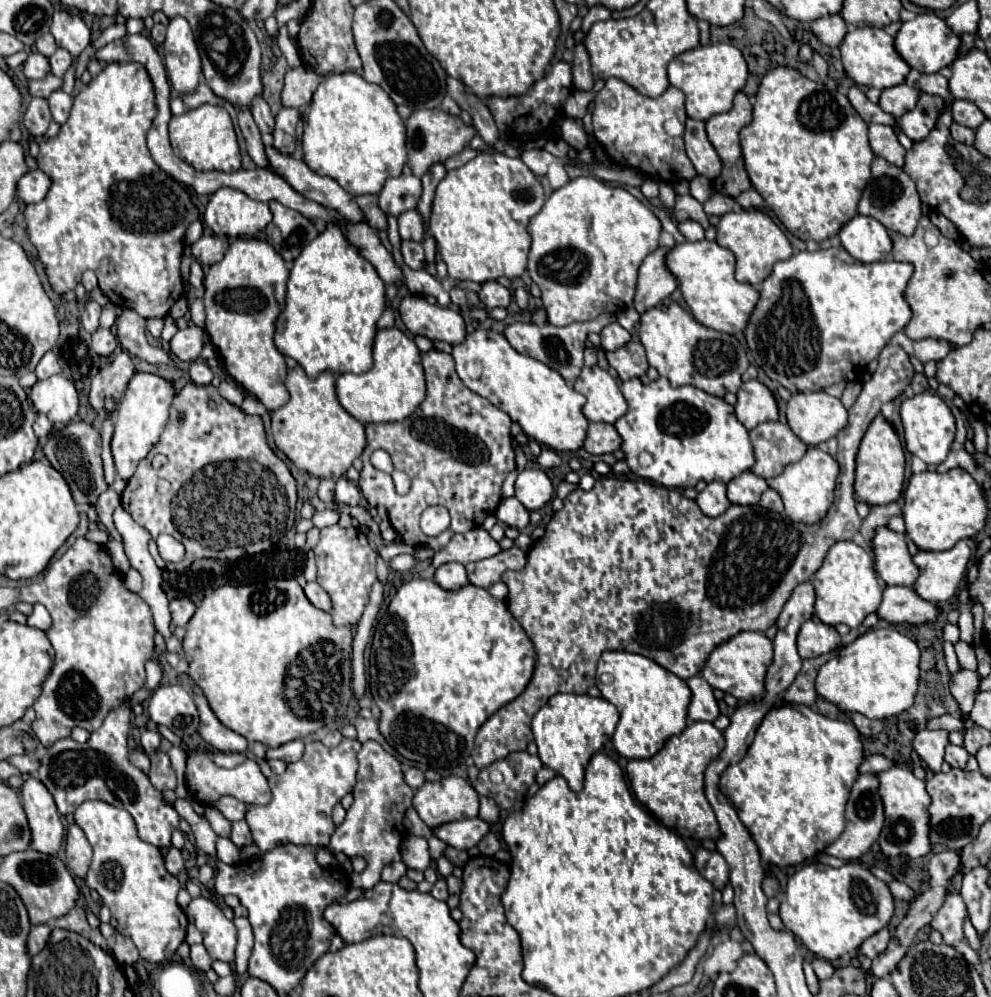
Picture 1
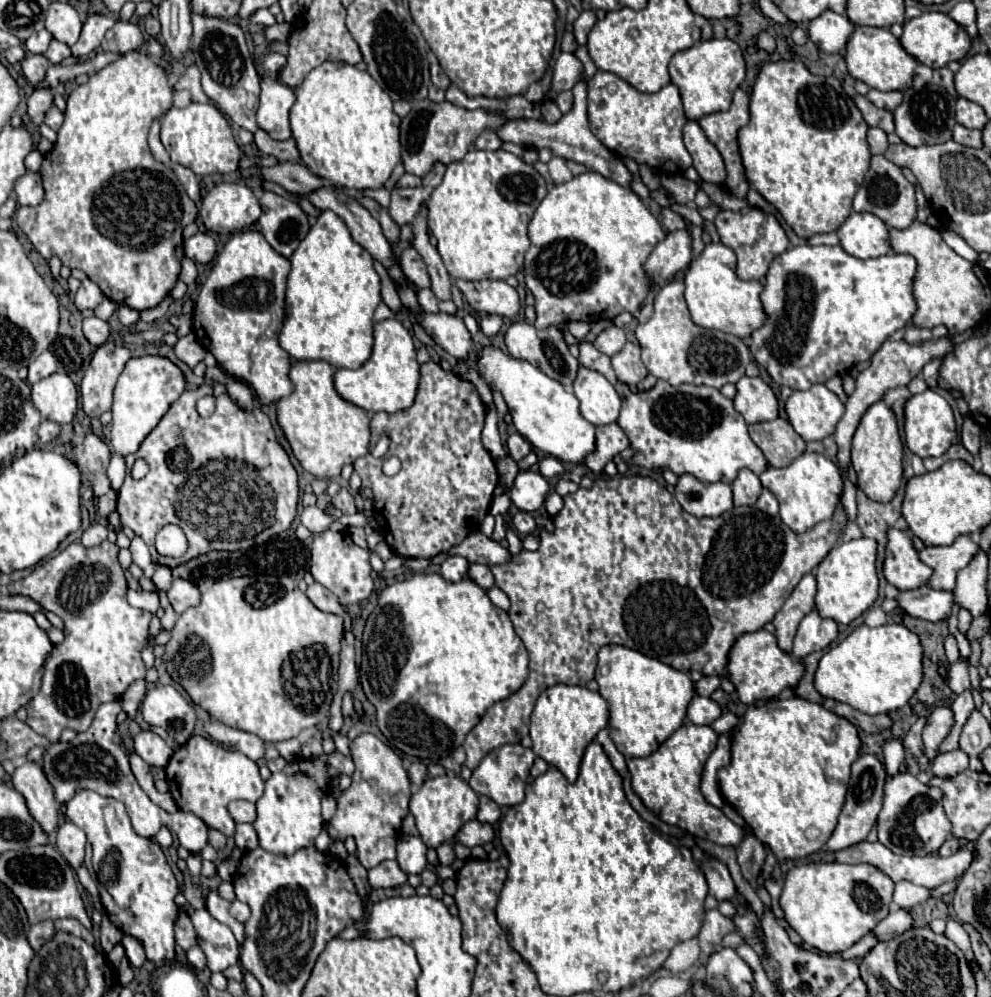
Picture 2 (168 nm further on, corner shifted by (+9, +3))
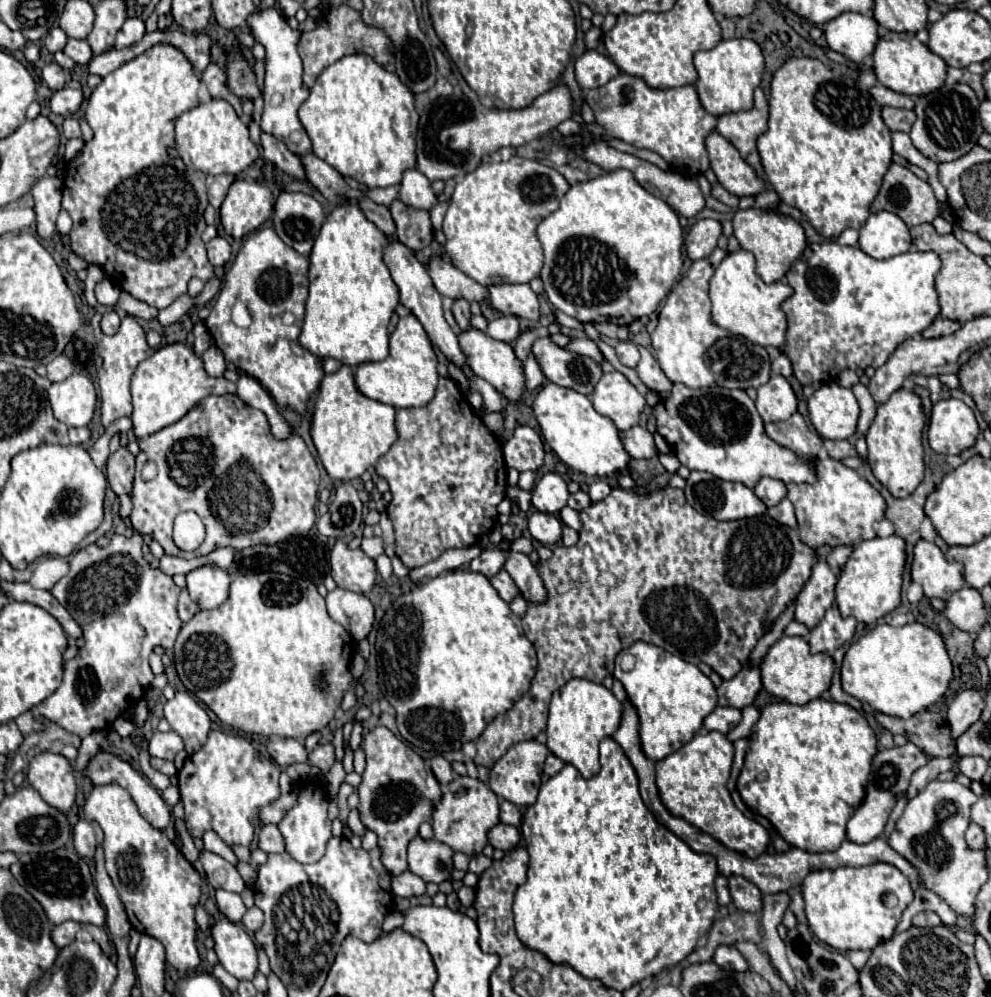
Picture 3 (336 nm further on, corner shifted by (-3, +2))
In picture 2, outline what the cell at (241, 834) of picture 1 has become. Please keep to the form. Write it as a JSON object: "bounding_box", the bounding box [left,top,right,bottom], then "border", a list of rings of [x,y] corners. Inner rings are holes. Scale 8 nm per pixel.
{"bounding_box":[234,824,258,852],"border":[[[238,824],[234,840],[242,852],[250,852],[250,850],[258,848],[258,834],[252,824]]]}

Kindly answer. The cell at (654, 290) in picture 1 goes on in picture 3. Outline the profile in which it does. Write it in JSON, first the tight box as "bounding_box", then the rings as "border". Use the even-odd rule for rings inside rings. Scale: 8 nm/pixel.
{"bounding_box":[684,219,722,261],"border":[[[702,219],[702,221],[694,223],[684,239],[686,255],[690,257],[690,261],[708,257],[716,249],[720,233],[722,233],[722,227],[714,219]]]}

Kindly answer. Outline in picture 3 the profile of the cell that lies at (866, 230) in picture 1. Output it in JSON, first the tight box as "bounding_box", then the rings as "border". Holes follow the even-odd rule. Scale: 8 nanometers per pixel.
{"bounding_box":[860,211,912,259],"border":[[[888,211],[870,213],[868,221],[860,227],[860,249],[874,259],[890,259],[906,253],[912,247],[912,239],[906,223],[898,215]]]}

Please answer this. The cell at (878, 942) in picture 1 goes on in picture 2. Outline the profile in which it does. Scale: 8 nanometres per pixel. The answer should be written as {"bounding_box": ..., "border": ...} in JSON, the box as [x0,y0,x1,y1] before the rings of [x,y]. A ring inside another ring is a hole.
{"bounding_box":[874,908,912,940],"border":[[[894,908],[874,930],[874,934],[878,936],[878,940],[890,940],[906,930],[912,928],[912,916],[908,910],[902,910],[902,908]]]}

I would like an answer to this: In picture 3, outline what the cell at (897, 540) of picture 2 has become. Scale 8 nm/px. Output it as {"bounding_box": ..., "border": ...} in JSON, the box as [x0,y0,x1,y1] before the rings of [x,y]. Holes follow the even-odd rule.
{"bounding_box":[910,539,964,599],"border":[[[920,539],[914,547],[910,577],[914,583],[922,585],[926,597],[948,599],[950,593],[964,587],[962,565],[946,561],[934,543],[924,539]]]}

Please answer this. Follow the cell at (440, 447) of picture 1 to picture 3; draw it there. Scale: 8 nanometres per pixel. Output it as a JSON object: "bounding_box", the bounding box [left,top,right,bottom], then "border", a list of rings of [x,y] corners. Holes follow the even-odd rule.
{"bounding_box":[374,377,506,569],"border":[[[440,377],[436,395],[428,405],[396,411],[396,431],[396,443],[378,459],[374,469],[378,477],[386,479],[390,485],[392,501],[388,503],[386,513],[394,525],[396,555],[400,561],[414,569],[438,559],[450,547],[460,549],[482,541],[482,537],[496,527],[496,507],[506,497],[506,461],[502,445],[486,429],[484,421],[470,407],[470,403],[460,395],[458,385],[448,377]]]}

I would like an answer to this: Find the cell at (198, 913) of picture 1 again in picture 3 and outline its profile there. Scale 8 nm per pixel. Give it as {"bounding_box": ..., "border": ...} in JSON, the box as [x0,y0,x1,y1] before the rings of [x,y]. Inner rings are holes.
{"bounding_box":[210,919,258,979],"border":[[[218,919],[210,927],[214,939],[214,951],[220,965],[236,979],[252,979],[258,969],[256,945],[250,933],[242,925],[228,919]]]}

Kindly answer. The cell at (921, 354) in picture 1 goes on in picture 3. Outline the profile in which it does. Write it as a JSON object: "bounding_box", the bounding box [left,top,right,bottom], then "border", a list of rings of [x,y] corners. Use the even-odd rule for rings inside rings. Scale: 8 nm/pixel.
{"bounding_box":[922,317,960,339],"border":[[[936,317],[934,323],[928,329],[922,331],[922,337],[926,337],[926,339],[930,339],[930,337],[944,337],[944,335],[952,335],[958,329],[960,329],[958,321],[948,321],[948,319]]]}

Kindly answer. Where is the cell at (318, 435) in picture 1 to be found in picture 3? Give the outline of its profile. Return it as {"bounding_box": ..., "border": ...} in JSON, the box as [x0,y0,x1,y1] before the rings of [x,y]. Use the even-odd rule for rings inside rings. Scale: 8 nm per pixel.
{"bounding_box":[310,365,396,481],"border":[[[342,365],[336,373],[325,374],[314,401],[310,435],[326,473],[332,479],[350,481],[372,469],[378,457],[396,441],[394,415],[396,411],[390,405],[368,399],[356,389],[354,371],[348,365]]]}

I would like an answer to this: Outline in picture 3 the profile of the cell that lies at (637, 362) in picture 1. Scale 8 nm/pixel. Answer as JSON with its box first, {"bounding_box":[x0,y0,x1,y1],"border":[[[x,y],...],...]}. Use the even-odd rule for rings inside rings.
{"bounding_box":[636,345,672,393],"border":[[[638,345],[638,351],[640,351],[642,359],[640,359],[640,363],[636,365],[636,373],[638,373],[638,377],[642,379],[642,383],[644,383],[648,389],[656,391],[656,393],[670,391],[670,389],[672,389],[672,381],[662,373],[662,369],[660,369],[658,361],[654,359],[654,355],[652,355],[646,347],[642,347],[642,345]]]}

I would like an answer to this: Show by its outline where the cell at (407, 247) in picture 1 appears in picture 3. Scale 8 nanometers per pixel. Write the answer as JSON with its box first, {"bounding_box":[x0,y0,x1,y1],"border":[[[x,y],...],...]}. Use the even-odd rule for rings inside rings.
{"bounding_box":[428,257,486,301],"border":[[[432,257],[428,263],[428,275],[434,281],[434,287],[440,295],[446,295],[450,299],[458,299],[462,295],[468,301],[484,301],[486,299],[486,287],[472,281],[468,275],[458,271],[456,267],[442,261],[442,257]]]}

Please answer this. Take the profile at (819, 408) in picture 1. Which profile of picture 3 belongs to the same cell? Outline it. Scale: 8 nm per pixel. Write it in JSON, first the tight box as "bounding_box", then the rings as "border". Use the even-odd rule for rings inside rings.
{"bounding_box":[808,383,860,439],"border":[[[822,383],[808,399],[808,417],[822,439],[848,439],[856,431],[860,409],[852,389]]]}

